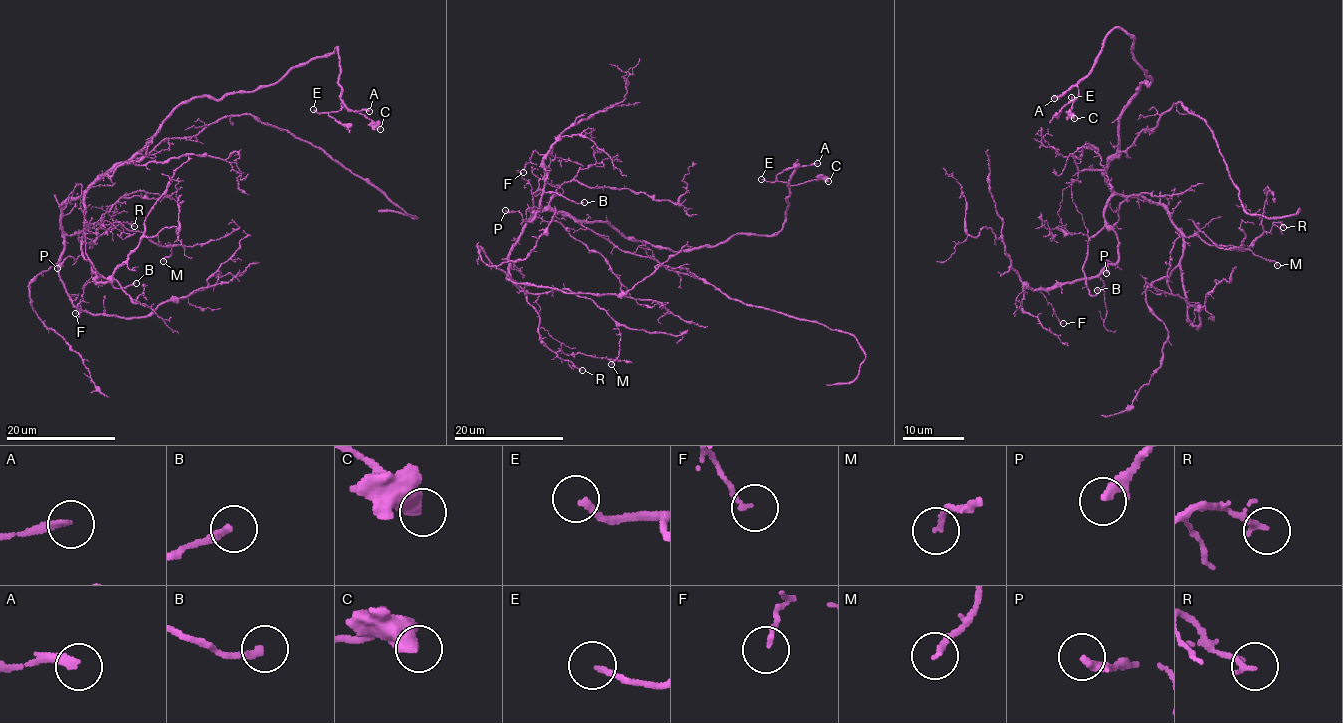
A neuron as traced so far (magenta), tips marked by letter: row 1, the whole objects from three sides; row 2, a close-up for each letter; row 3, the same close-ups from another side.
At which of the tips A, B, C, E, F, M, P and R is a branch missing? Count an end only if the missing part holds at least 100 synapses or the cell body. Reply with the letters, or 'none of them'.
A

